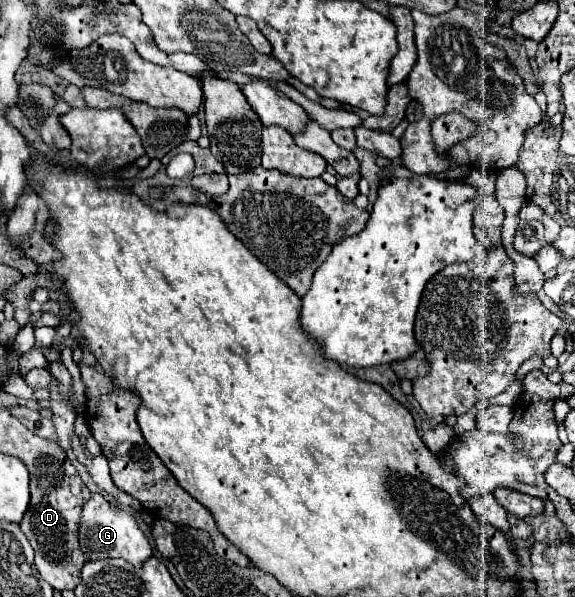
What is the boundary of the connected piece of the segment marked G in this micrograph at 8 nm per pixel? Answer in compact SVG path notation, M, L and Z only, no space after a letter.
M93 494L91 500L83 506L81 514L81 530L79 530L79 544L81 552L85 554L87 562L105 560L105 558L123 558L129 564L141 568L147 558L151 558L151 546L147 536L139 530L133 516L125 514L111 502L107 502L101 494Z

